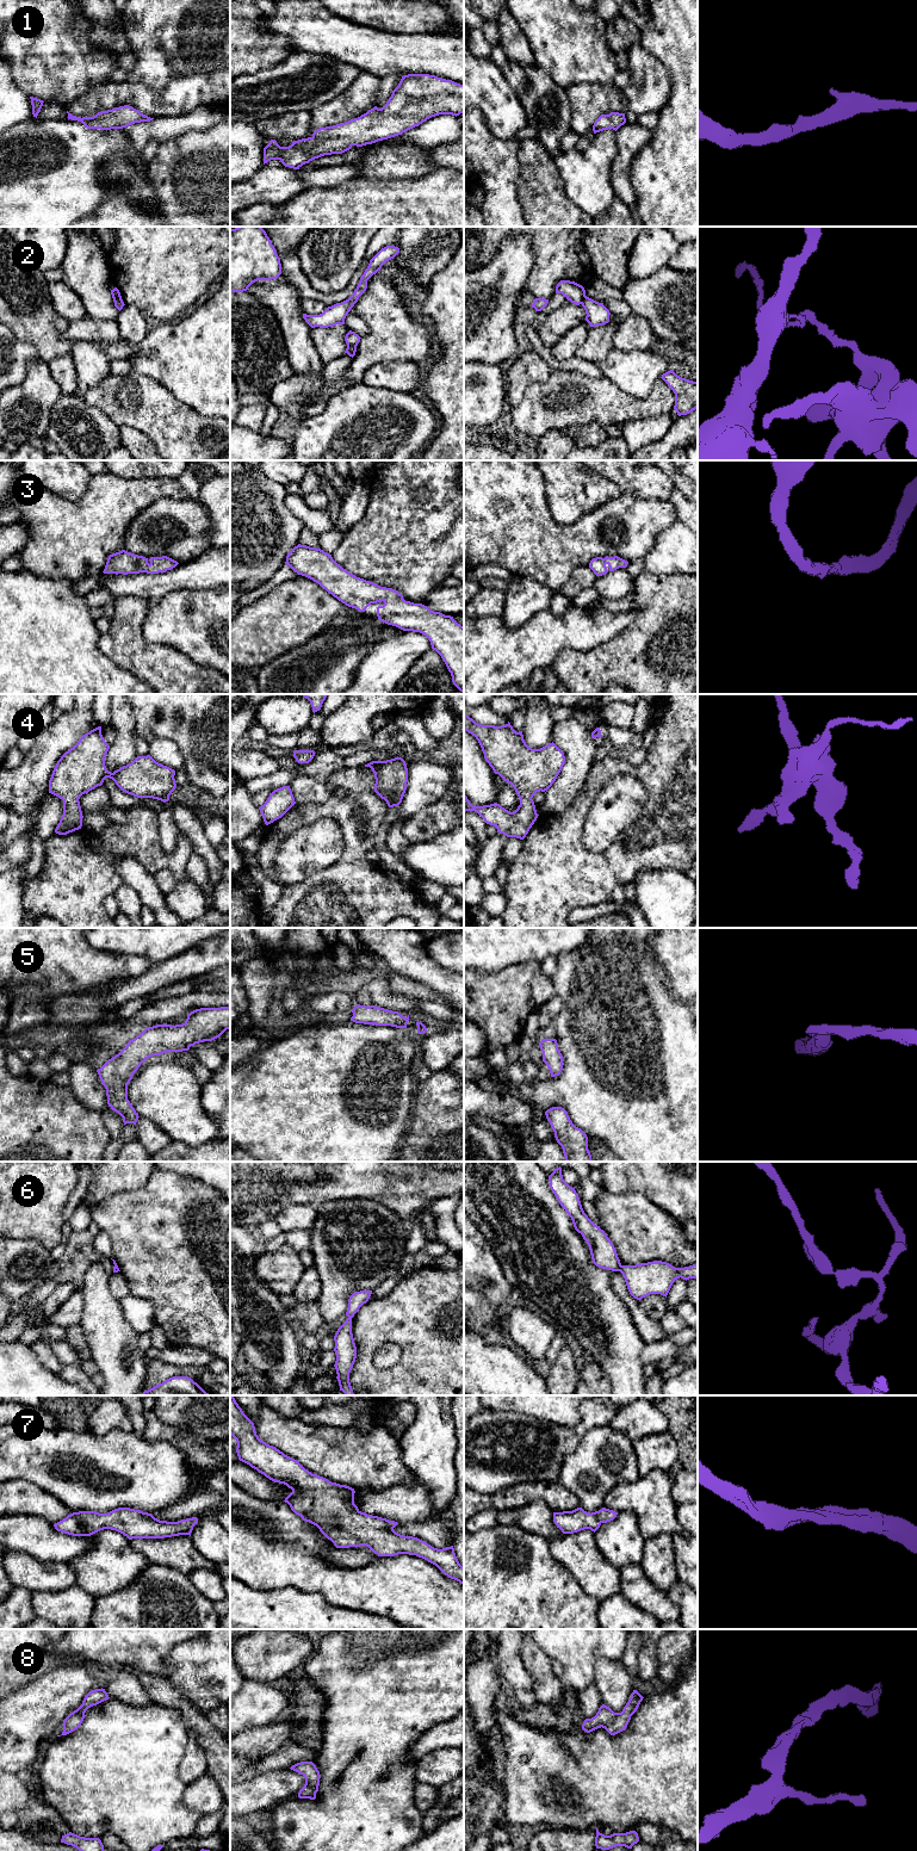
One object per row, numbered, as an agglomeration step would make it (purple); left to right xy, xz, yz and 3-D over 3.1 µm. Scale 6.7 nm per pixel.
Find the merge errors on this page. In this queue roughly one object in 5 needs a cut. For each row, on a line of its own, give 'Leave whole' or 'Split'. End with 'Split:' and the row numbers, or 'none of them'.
1: Leave whole
2: Split
3: Leave whole
4: Leave whole
5: Leave whole
6: Split
7: Leave whole
8: Leave whole
Split: 2, 6

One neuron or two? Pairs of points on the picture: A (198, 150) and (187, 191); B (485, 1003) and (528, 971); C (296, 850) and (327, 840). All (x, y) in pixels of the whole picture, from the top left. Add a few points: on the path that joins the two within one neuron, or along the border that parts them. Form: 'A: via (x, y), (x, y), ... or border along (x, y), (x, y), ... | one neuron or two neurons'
A: via (198, 160), (197, 181) | one neuron
B: via (496, 1000), (518, 978) | one neuron
C: via (303, 844), (318, 844) | one neuron

